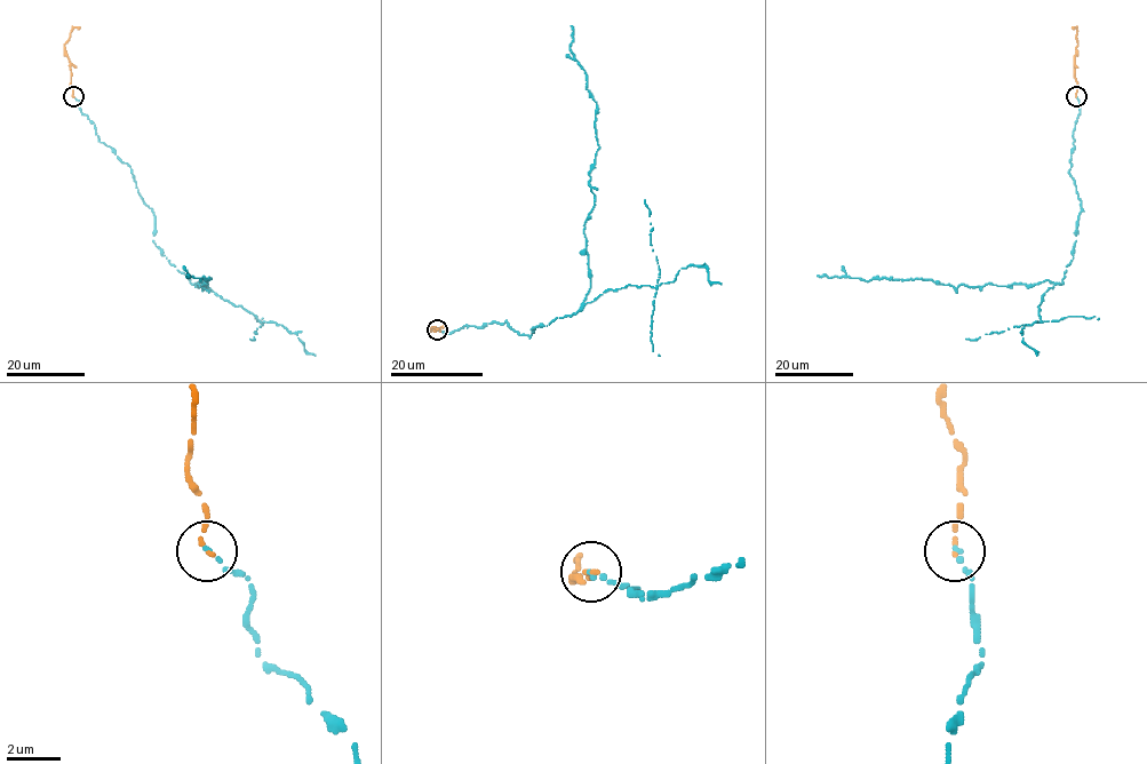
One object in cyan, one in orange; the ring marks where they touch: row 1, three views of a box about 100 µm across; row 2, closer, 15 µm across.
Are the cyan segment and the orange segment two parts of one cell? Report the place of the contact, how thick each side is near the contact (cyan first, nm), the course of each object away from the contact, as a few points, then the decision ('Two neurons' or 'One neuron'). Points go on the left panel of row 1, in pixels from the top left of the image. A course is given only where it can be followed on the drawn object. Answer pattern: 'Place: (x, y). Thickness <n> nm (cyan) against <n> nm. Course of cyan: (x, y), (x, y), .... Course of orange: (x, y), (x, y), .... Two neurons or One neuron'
Place: (73, 96). Thickness 170 nm (cyan) against 150 nm. Course of cyan: (73, 97), (132, 170), (154, 215), (153, 243), (192, 284), (212, 279), (186, 275). Course of orange: (73, 97), (70, 62), (64, 45), (73, 29), (80, 28). Two neurons

